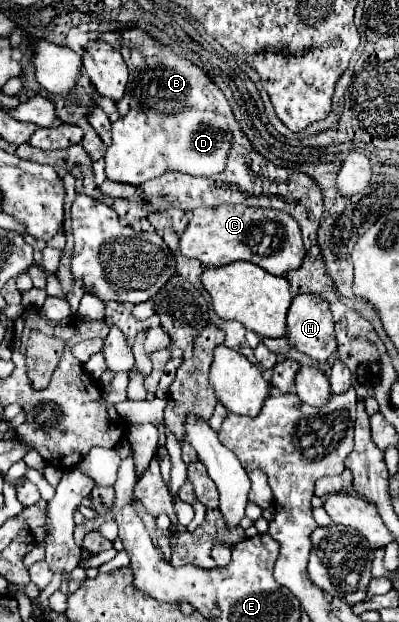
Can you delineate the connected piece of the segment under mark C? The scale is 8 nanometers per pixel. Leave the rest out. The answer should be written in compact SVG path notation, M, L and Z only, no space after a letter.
M220 205L208 209L194 209L190 223L180 235L180 253L198 259L206 267L222 267L232 261L250 261L272 275L284 275L288 269L300 267L304 259L304 245L300 227L284 211L256 209L246 205Z

